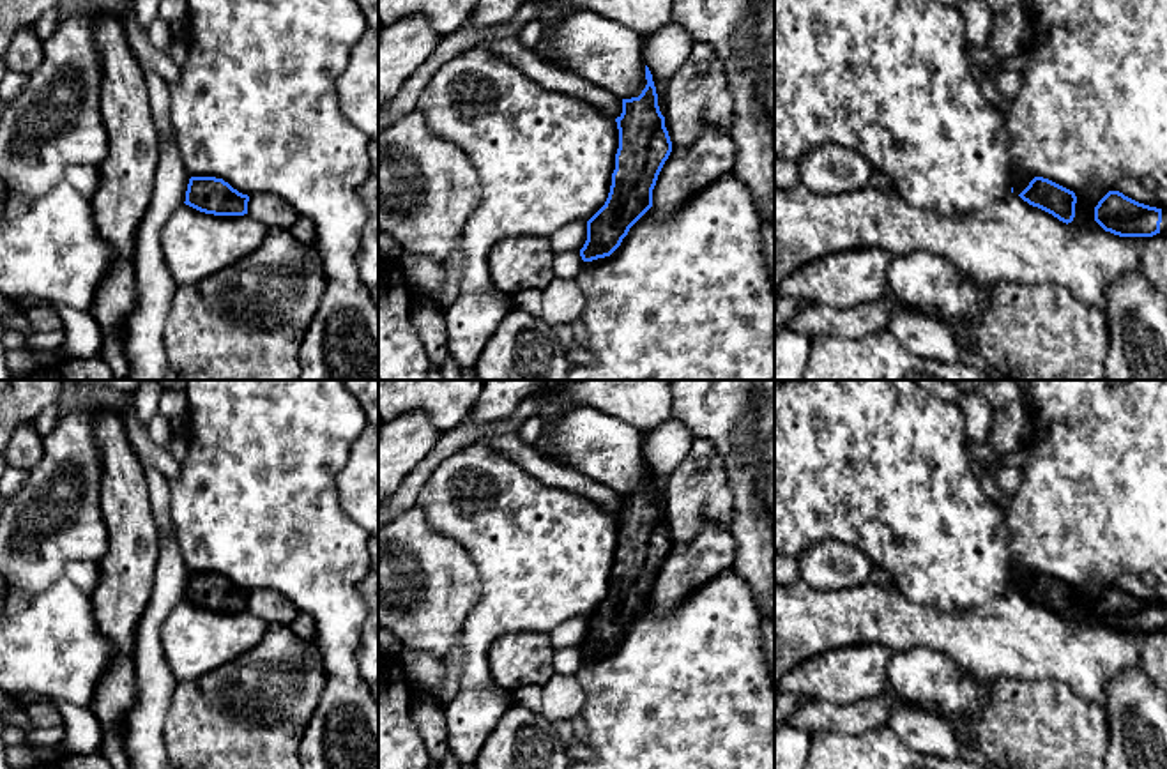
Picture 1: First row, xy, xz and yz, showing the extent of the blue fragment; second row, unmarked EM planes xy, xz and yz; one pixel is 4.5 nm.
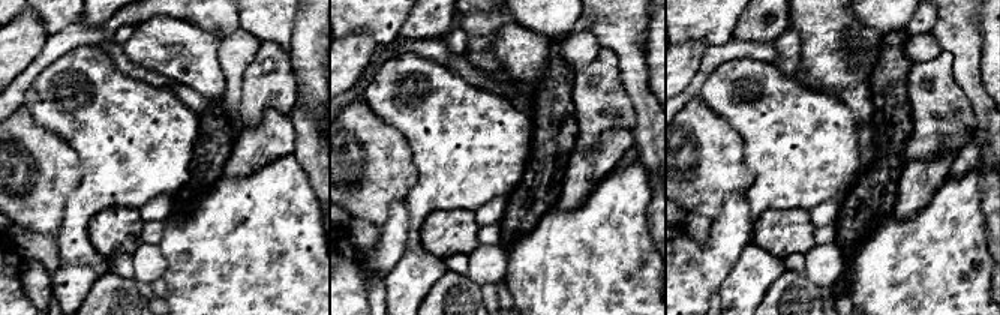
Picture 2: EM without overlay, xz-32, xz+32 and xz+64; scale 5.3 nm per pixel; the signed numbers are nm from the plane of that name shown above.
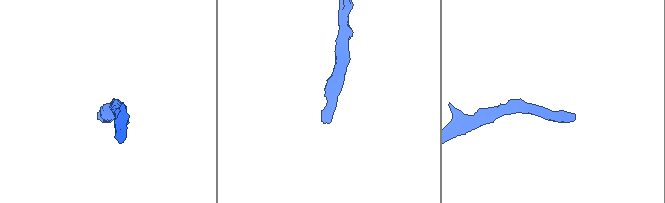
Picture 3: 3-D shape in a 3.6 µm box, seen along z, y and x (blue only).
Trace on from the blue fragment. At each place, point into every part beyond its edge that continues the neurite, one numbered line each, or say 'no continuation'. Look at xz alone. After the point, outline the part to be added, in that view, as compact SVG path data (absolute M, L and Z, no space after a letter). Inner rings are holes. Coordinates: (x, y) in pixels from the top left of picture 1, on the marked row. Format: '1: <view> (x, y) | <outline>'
no continuation

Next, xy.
no continuation

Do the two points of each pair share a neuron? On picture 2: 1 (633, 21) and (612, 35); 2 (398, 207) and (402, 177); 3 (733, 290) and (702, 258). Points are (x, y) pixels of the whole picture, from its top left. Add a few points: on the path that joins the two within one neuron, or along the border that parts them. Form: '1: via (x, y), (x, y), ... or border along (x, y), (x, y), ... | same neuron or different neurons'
1: via (628, 21), (616, 30) | same neuron
2: border along (402, 197), (392, 206), (389, 218), (378, 227) | different neurons
3: border along (744, 251), (717, 291) | different neurons

